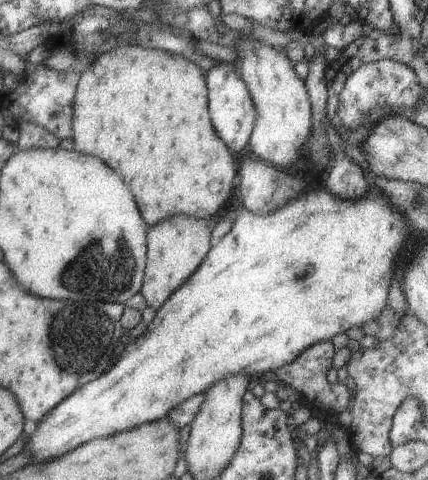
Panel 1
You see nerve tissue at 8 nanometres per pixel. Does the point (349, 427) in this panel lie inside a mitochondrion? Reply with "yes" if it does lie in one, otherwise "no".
no

